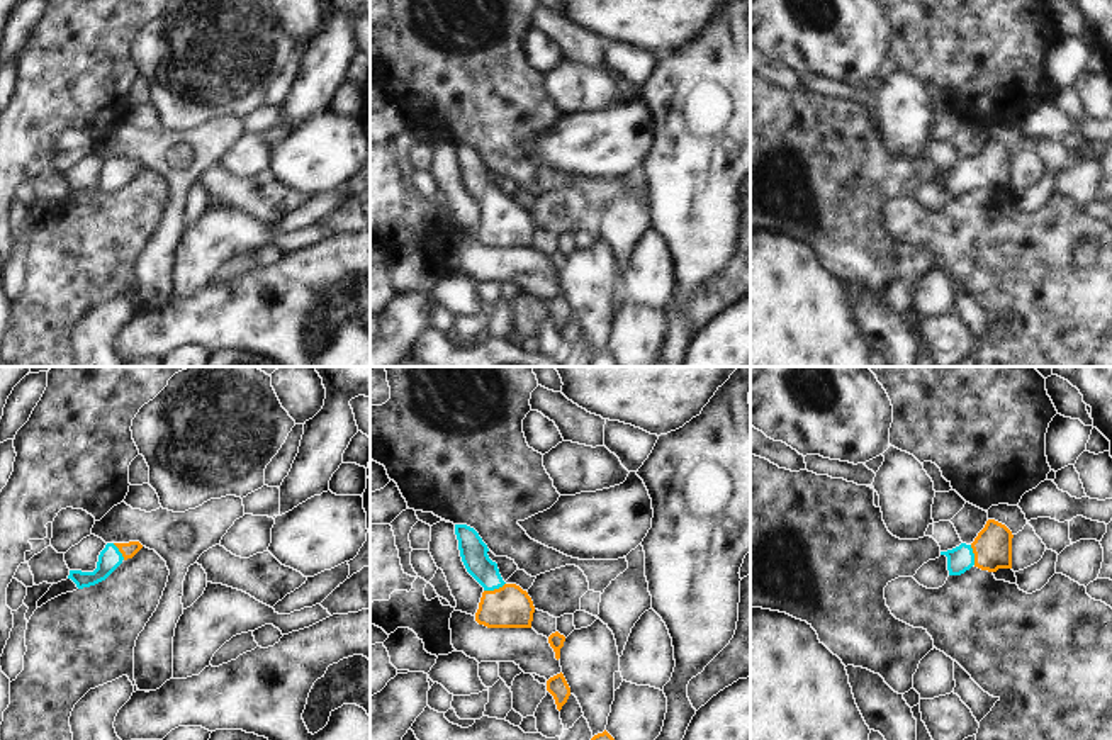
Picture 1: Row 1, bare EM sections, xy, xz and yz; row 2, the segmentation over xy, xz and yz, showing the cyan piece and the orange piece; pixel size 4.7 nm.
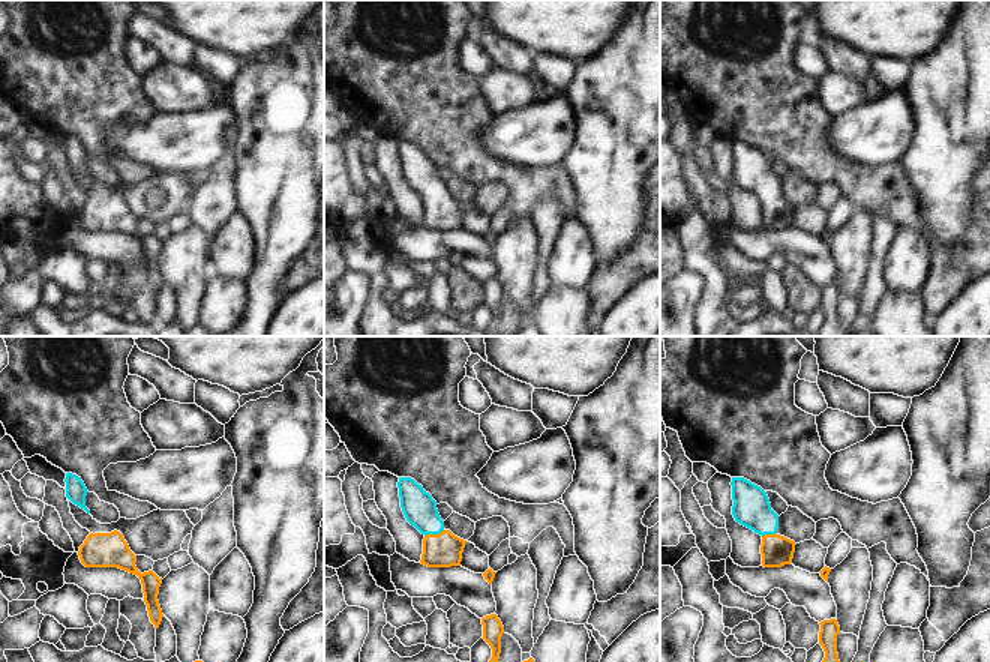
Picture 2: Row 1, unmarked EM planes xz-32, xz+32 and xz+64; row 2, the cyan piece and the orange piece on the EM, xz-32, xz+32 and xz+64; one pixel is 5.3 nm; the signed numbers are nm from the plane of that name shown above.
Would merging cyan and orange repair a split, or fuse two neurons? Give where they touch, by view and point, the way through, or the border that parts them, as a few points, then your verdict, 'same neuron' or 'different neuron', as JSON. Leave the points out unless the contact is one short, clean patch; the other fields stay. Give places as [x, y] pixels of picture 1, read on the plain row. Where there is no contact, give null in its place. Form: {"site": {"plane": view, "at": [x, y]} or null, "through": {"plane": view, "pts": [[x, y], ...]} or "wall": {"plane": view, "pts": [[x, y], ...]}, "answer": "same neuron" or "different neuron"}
{"site": {"plane": "xz", "at": [494, 207]}, "through": {"plane": "xz", "pts": [[474, 175], [494, 207], [510, 226]]}, "answer": "same neuron"}

